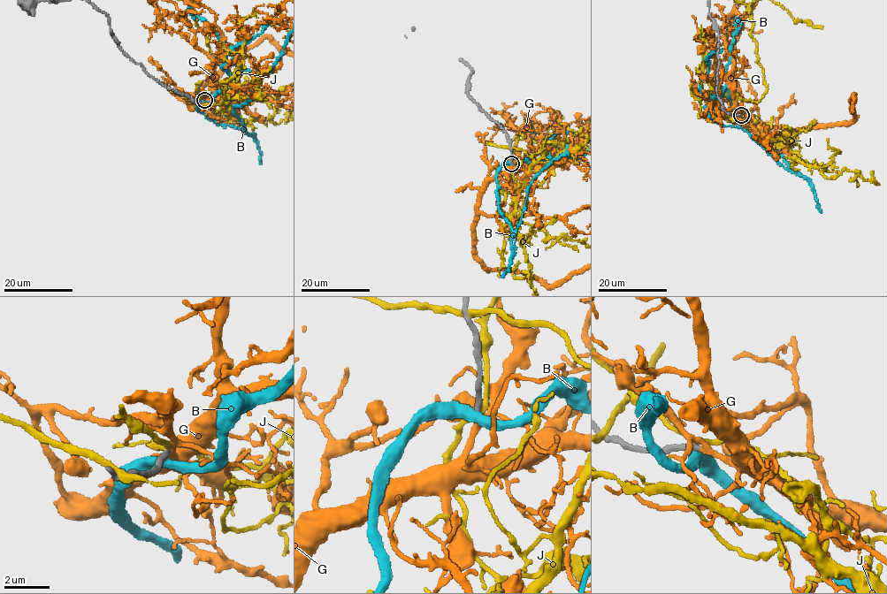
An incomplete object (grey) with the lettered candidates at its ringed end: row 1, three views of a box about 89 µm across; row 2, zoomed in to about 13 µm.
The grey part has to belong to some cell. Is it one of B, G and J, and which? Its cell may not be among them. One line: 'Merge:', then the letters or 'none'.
Merge: G

